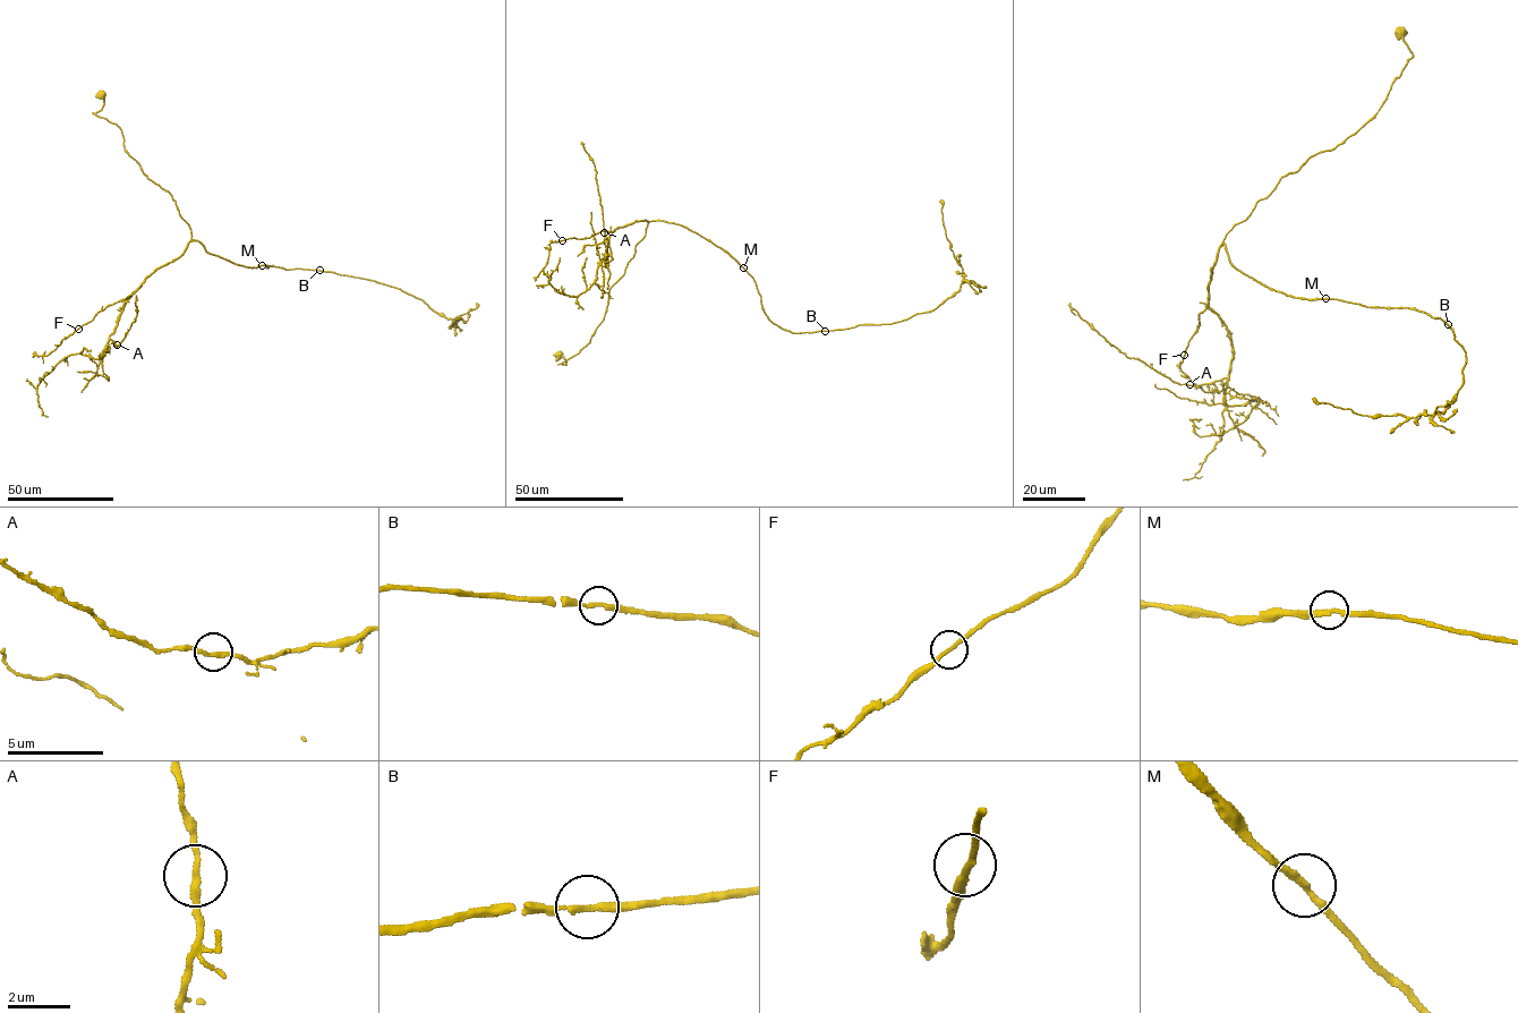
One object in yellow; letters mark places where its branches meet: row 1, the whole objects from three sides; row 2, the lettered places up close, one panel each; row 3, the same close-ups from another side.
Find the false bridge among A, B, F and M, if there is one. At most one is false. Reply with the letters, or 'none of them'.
none of them

